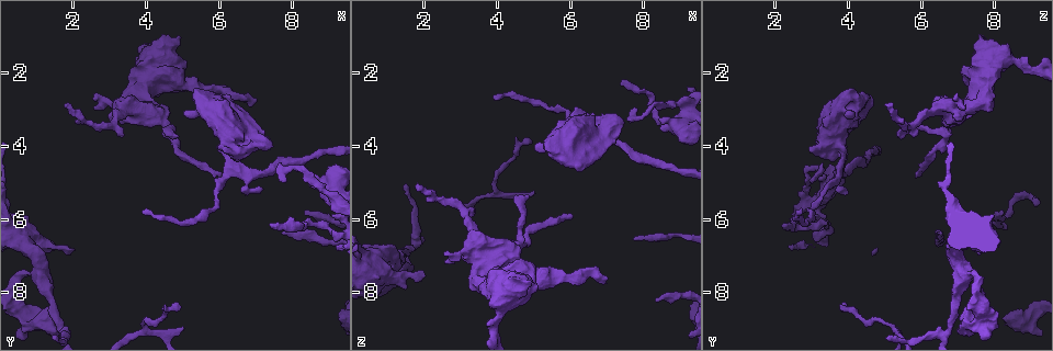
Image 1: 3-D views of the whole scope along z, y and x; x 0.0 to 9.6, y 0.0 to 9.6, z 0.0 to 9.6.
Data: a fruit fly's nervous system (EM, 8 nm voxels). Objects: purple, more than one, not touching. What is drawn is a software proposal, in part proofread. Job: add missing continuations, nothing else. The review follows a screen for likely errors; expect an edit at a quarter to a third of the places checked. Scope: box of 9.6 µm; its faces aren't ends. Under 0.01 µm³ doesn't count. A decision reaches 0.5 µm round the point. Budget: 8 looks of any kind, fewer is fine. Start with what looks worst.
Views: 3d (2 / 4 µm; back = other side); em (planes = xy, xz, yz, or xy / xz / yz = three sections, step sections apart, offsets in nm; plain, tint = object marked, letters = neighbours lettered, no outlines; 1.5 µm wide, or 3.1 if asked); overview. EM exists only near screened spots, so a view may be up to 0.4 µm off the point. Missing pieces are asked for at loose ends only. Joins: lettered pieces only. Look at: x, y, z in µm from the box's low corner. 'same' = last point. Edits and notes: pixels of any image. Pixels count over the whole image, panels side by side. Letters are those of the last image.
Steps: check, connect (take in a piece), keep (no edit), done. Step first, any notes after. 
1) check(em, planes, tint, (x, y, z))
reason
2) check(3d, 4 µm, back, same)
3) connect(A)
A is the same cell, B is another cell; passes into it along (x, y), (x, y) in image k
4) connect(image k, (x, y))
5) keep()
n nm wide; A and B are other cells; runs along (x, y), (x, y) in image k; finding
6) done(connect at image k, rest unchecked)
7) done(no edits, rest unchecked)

check(3d, 2 µm, (1.90, 2.80, 5.25))
long arm stops here

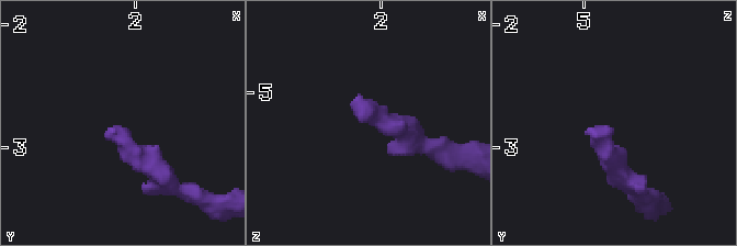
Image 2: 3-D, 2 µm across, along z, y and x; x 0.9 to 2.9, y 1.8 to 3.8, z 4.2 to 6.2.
check(em, xy, step 8, letters, (1.84, 2.84, 5.26))

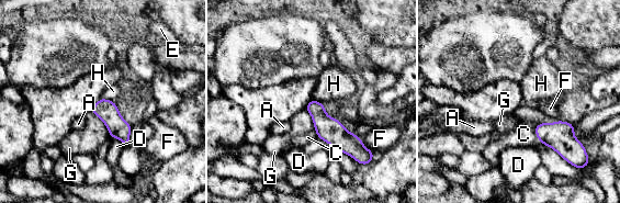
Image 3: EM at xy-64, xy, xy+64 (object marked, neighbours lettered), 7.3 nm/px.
keep()
A, C, D, E, F, G and H are other cells; no lettered piece goes on from it

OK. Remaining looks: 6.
check(3d, 2 µm, (3.95, 5.75, 2.75))

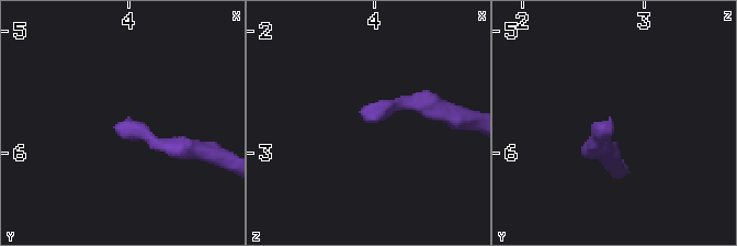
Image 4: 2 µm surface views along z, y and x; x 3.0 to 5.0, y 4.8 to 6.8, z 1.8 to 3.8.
check(em, xy, step 4, tint, (3.94, 5.72, 2.70))

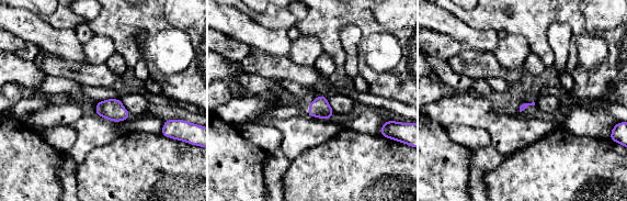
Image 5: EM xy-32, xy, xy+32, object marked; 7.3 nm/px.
check(em, planes, letters, same)

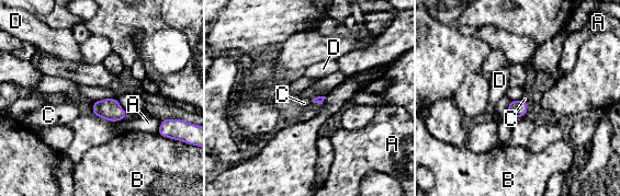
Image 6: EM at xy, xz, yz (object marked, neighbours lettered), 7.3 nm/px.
connect(C)
C is the same cell, A, B and D are other cells; passes into it along (109, 108), (92, 107), (62, 114) in image 6; it goes on there

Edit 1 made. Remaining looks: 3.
done(connect at image 6, rest unchecked)

